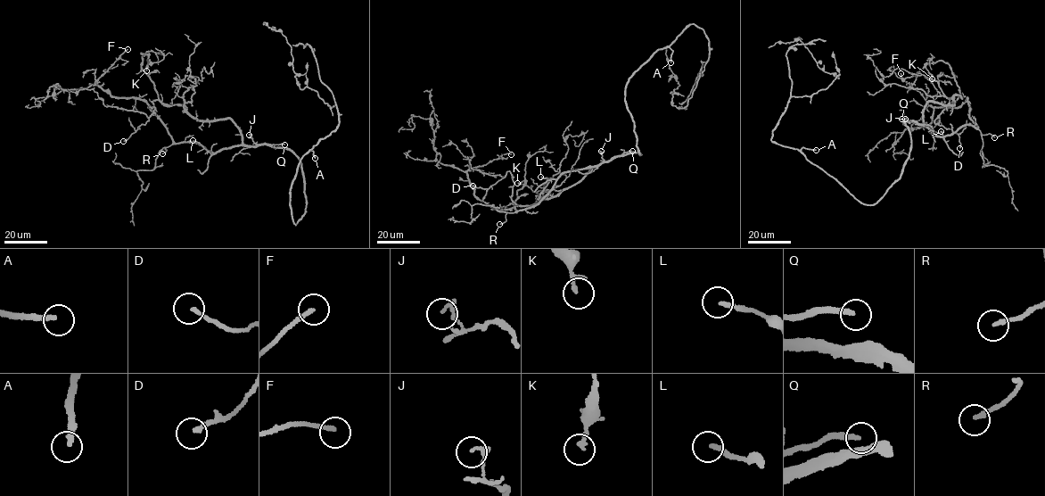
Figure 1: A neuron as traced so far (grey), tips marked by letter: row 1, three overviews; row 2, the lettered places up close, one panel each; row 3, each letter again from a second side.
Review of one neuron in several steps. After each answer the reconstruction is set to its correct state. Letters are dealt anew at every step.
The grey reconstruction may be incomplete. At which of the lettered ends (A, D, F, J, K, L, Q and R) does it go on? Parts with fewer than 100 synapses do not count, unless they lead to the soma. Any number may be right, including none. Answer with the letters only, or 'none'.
A, Q

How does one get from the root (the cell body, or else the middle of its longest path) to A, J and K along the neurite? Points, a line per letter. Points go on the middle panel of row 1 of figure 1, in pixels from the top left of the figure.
A: (637, 150), (632, 116), (625, 101), (625, 86), (633, 72), (659, 49), (667, 47), (672, 51), (670, 62)
J: (637, 150), (641, 155), (630, 152), (604, 161), (601, 151)
K: (637, 150), (641, 155), (630, 152), (589, 166), (578, 182), (531, 205), (511, 203), (525, 180), (517, 183)

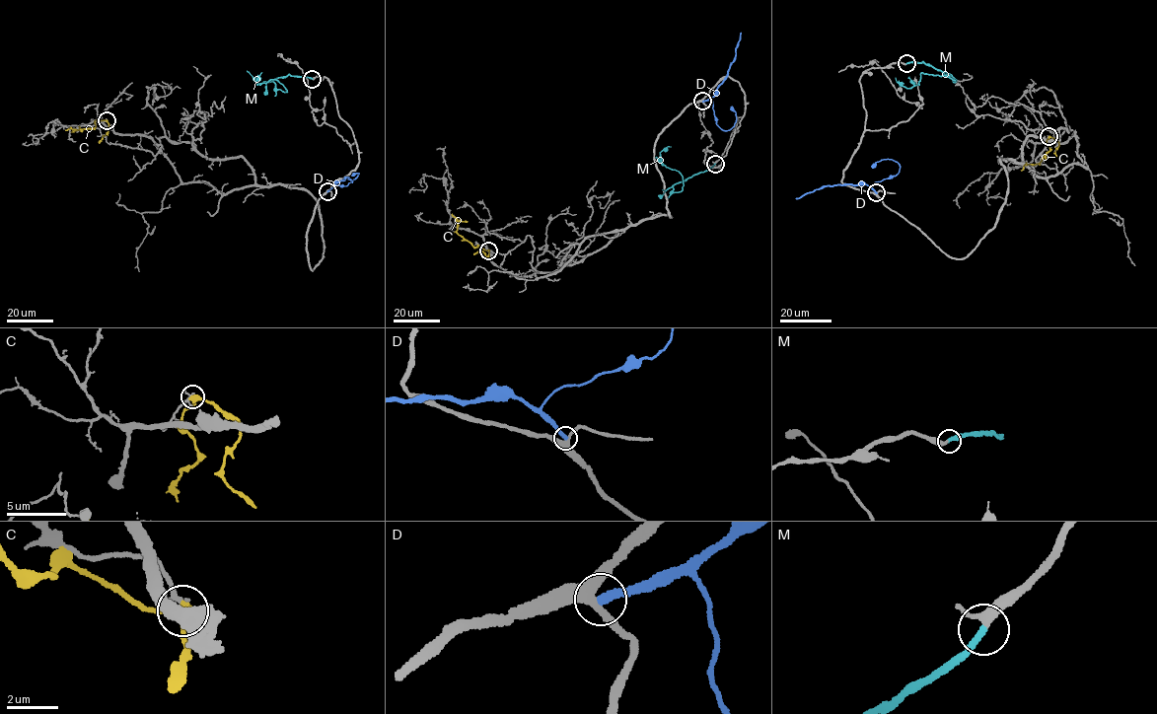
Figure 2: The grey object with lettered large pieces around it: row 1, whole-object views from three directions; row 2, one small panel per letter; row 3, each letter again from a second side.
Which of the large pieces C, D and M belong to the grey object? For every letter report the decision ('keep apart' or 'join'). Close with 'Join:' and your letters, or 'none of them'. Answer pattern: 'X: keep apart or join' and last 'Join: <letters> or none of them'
C: keep apart
D: keep apart
M: join
Join: M

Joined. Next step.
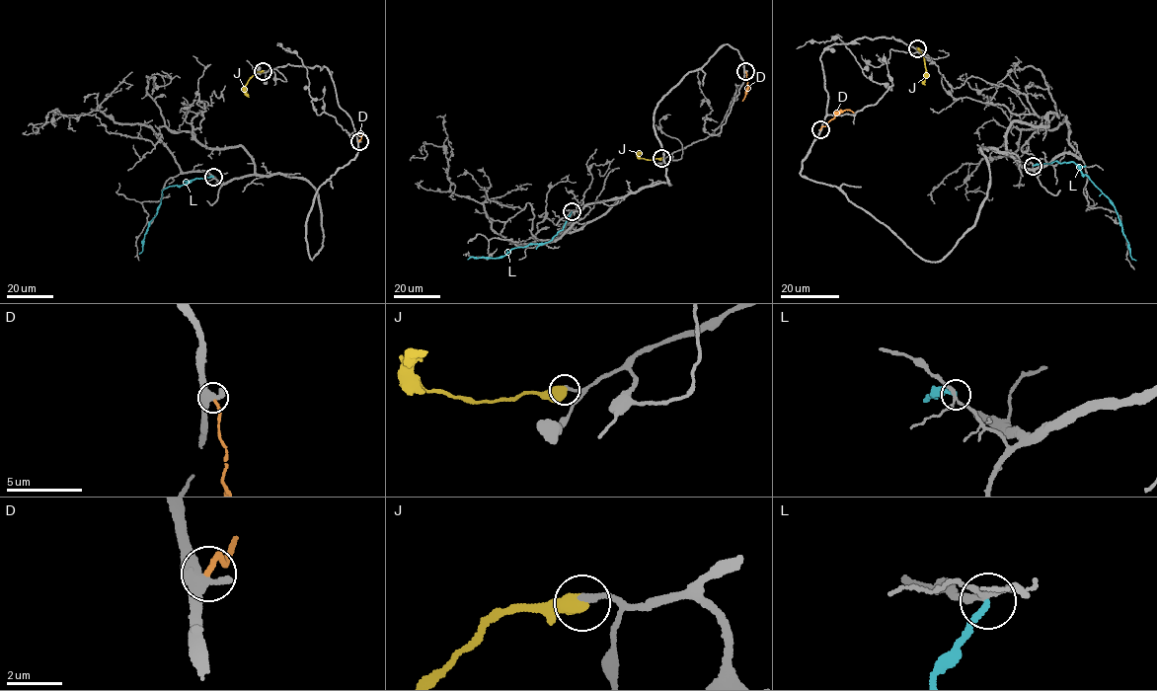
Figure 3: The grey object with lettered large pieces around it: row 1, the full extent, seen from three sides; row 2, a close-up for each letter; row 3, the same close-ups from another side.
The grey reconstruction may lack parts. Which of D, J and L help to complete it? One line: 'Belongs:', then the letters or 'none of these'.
Belongs: none of these

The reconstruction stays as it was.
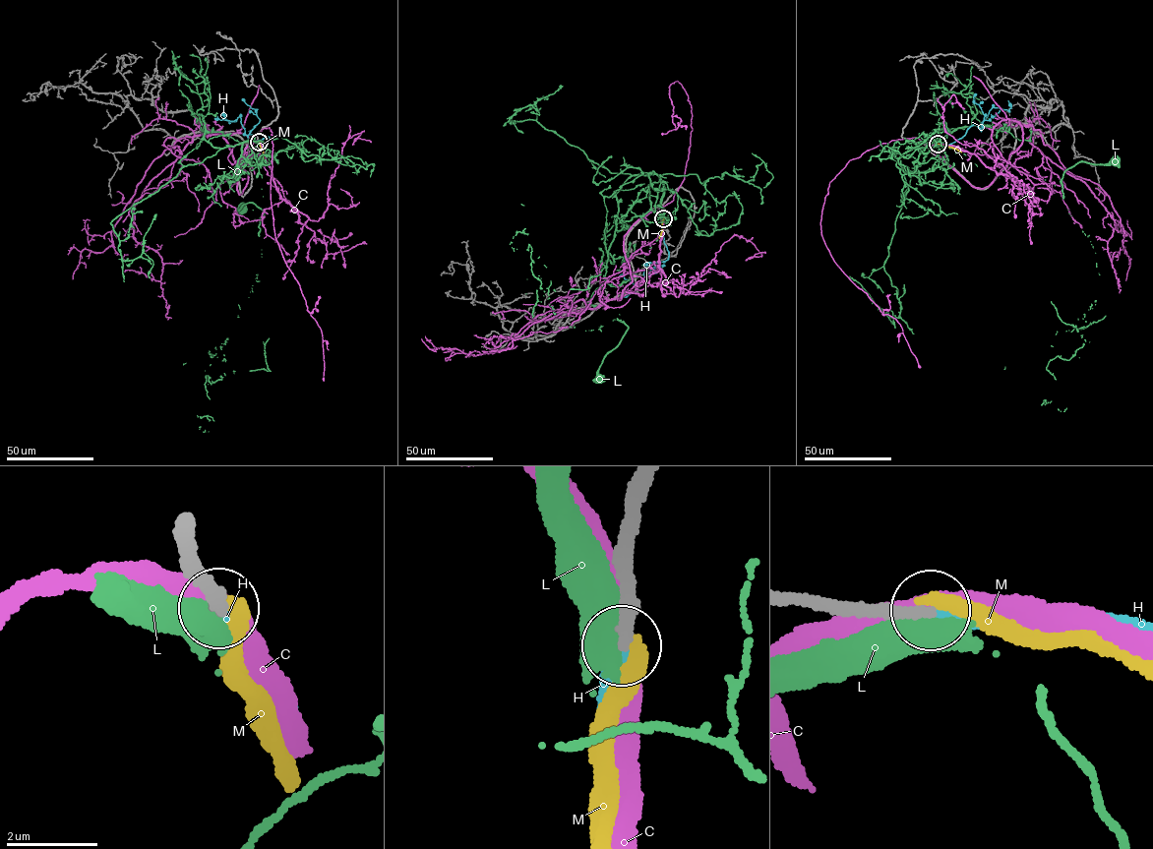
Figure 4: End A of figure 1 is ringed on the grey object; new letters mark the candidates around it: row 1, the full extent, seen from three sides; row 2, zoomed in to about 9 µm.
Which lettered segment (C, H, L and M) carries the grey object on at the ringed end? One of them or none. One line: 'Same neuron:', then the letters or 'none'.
Same neuron: H

